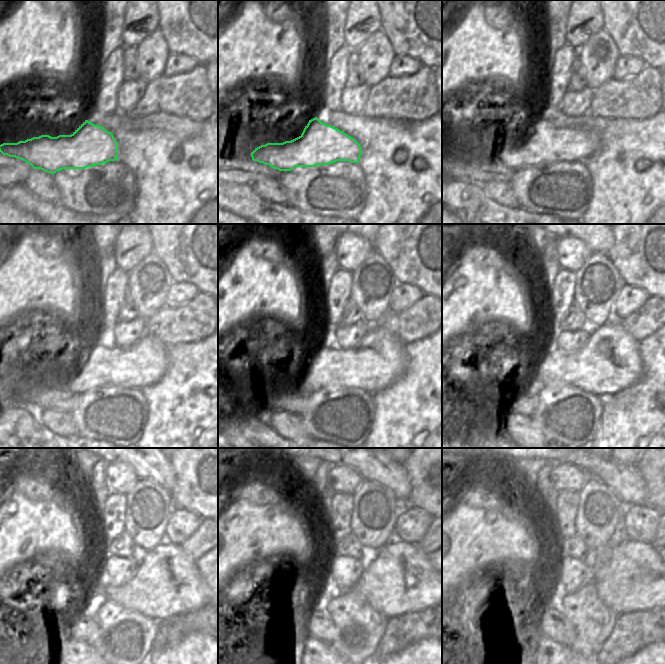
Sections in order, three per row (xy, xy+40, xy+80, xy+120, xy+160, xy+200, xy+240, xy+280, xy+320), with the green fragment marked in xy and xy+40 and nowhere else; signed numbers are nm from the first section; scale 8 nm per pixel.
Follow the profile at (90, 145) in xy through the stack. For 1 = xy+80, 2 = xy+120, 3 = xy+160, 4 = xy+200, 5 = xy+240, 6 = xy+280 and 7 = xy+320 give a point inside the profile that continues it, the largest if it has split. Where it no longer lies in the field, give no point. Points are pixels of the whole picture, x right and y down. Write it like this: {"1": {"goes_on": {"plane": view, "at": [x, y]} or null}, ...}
{"1": {"goes_on": {"plane": "xy+80", "at": [545, 143]}}, "2": {"goes_on": {"plane": "xy+120", "at": [145, 363]}}, "3": {"goes_on": {"plane": "xy+160", "at": [379, 359]}}, "4": {"goes_on": {"plane": "xy+200", "at": [610, 361]}}, "5": {"goes_on": {"plane": "xy+240", "at": [168, 583]}}, "6": {"goes_on": {"plane": "xy+280", "at": [399, 578]}}, "7": {"goes_on": {"plane": "xy+320", "at": [634, 578]}}}

